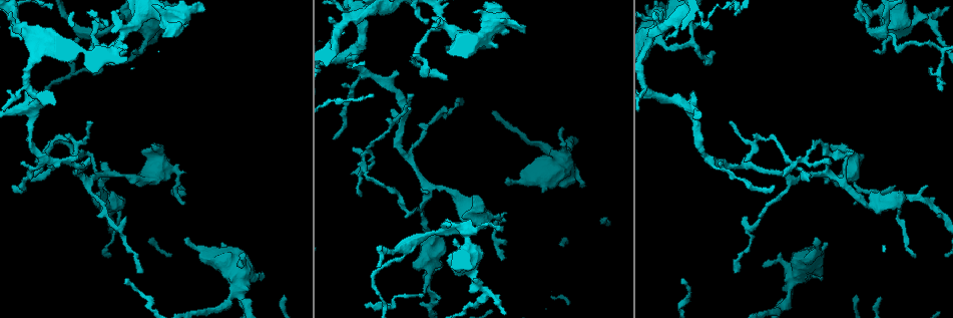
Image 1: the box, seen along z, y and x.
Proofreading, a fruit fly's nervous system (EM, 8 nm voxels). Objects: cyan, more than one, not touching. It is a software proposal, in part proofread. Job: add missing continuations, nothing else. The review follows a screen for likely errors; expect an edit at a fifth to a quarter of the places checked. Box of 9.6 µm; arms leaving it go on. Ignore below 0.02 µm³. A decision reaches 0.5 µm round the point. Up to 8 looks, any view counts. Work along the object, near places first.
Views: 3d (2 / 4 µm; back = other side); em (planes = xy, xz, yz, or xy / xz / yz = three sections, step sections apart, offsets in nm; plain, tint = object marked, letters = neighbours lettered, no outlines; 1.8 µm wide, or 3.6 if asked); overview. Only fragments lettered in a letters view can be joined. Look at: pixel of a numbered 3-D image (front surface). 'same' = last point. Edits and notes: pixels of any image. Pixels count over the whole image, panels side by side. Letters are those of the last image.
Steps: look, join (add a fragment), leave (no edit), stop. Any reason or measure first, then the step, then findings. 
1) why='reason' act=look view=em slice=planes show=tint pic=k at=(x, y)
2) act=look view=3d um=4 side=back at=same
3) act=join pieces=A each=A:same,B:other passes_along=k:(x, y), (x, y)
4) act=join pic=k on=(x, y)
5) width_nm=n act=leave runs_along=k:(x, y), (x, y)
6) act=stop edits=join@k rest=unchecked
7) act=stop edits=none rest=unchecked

why='an open end' act=look view=em slice=yz step=4 show=tint pic=1 at=(894, 189)

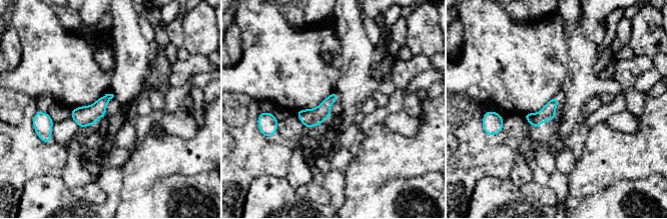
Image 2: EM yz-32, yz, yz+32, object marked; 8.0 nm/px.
act=look view=em slice=xy step=8 show=letters at=same

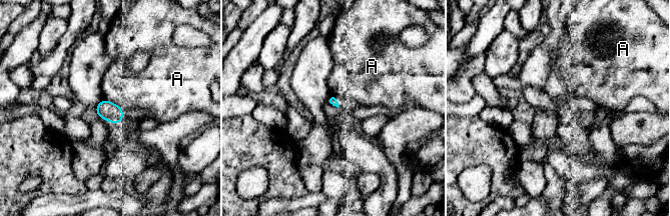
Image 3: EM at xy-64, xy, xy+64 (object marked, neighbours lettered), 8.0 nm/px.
act=leave each=A:other border=3:(103, 98), (116, 103), (123, 109) found='none of them fits'

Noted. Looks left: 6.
act=look view=em slice=planes show=letters pic=1 at=(424, 295)

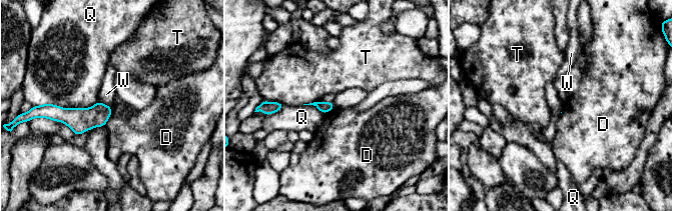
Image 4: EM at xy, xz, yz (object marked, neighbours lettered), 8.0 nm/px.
act=leave each=D:other,Q:other,T:other,W:other border=4:(98, 100), (109, 106) found='no lettered fragment goes on from it'

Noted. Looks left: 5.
why='small branch off a trunk' act=look view=3d um=4 side=back pic=1 at=(890, 30)

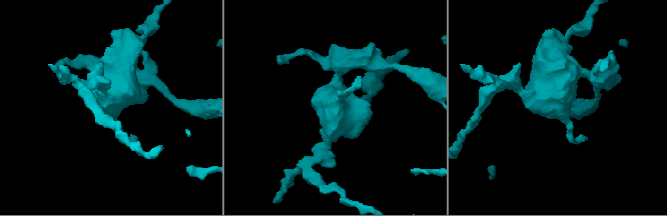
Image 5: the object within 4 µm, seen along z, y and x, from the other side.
act=look view=em um=3.6 slice=planes show=tint pic=5 at=(113, 109)

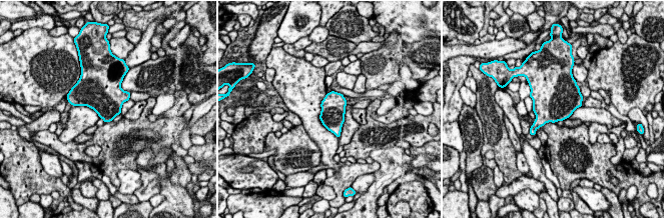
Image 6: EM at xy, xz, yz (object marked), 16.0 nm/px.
act=look view=em um=3.6 slice=planes show=letters at=same

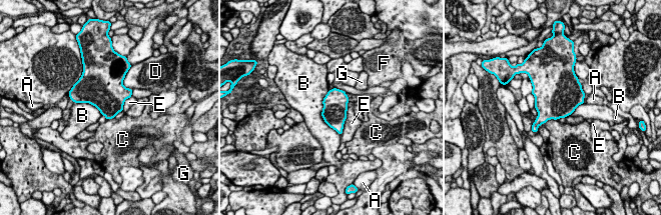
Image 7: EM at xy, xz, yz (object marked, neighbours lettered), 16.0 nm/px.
act=leave each=A:other,B:other,C:other,D:other,E:other,F:other,G:other border=7:(327, 90), (321, 118), (340, 135) found='none of them fits'

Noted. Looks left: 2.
act=stop edits=none rest=unchecked

